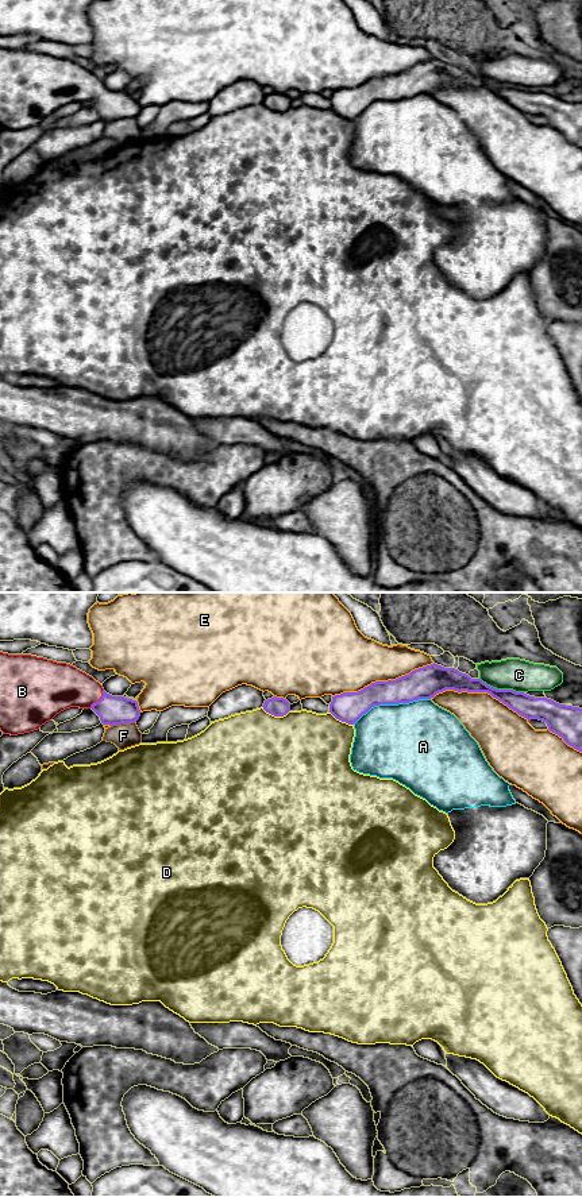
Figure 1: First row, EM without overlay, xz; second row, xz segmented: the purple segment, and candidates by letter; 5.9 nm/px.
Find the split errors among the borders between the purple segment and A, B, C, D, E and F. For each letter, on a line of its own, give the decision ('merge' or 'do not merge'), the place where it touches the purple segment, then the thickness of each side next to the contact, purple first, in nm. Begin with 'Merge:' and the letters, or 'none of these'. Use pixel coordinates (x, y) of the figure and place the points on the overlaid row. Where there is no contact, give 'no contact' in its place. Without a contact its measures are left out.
Merge: B
A: do not merge; meets purple in xz at (390, 703); 190 nm thick on the purple side, 460 nm on the other
B: merge; meets purple in xz at (100, 699); 180 nm thick on the purple side, 280 nm on the other
C: do not merge; meets purple in xz at (501, 690); 140 nm thick on the purple side, 190 nm on the other
D: do not merge; meets purple in xz at (276, 715); 110 nm thick on the purple side, 500 nm on the other
E: do not merge; meets purple in xz at (382, 682); 190 nm thick on the purple side, 360 nm on the other
F: do not merge; meets purple in xz at (122, 722); 180 nm thick on the purple side, 150 nm on the other

